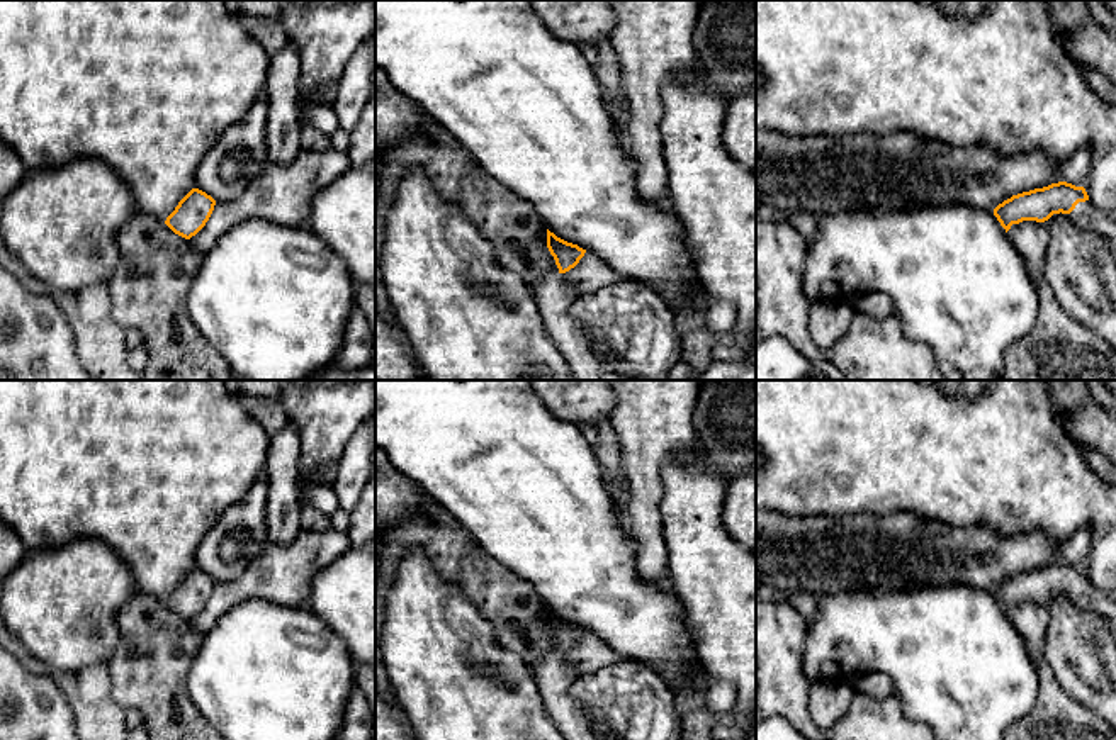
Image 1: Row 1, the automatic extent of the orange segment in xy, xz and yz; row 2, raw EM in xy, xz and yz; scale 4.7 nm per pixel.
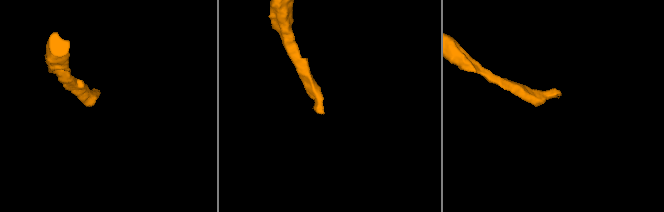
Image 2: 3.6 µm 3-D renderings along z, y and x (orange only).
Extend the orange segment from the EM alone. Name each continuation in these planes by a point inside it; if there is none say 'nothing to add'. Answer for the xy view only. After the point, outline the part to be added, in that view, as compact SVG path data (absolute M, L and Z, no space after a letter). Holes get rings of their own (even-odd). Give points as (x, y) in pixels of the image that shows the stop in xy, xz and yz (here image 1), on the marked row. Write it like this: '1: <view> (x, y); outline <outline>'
nothing to add

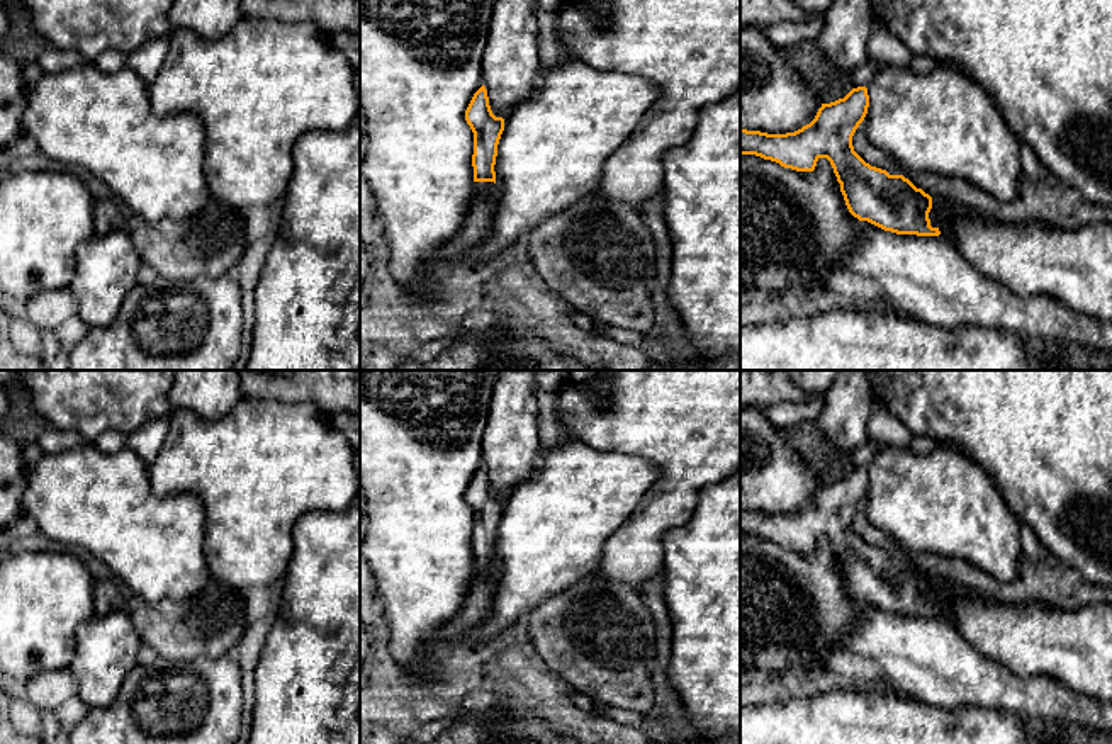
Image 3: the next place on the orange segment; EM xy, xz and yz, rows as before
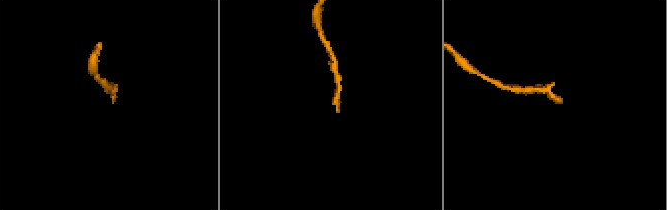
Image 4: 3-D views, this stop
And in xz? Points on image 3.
1: xz (488, 189); outline M474 182L474 189L475 194L486 195L487 199L497 194L497 185L494 182Z

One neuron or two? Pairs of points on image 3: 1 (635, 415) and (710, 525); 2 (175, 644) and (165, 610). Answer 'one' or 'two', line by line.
1: two
2: one

